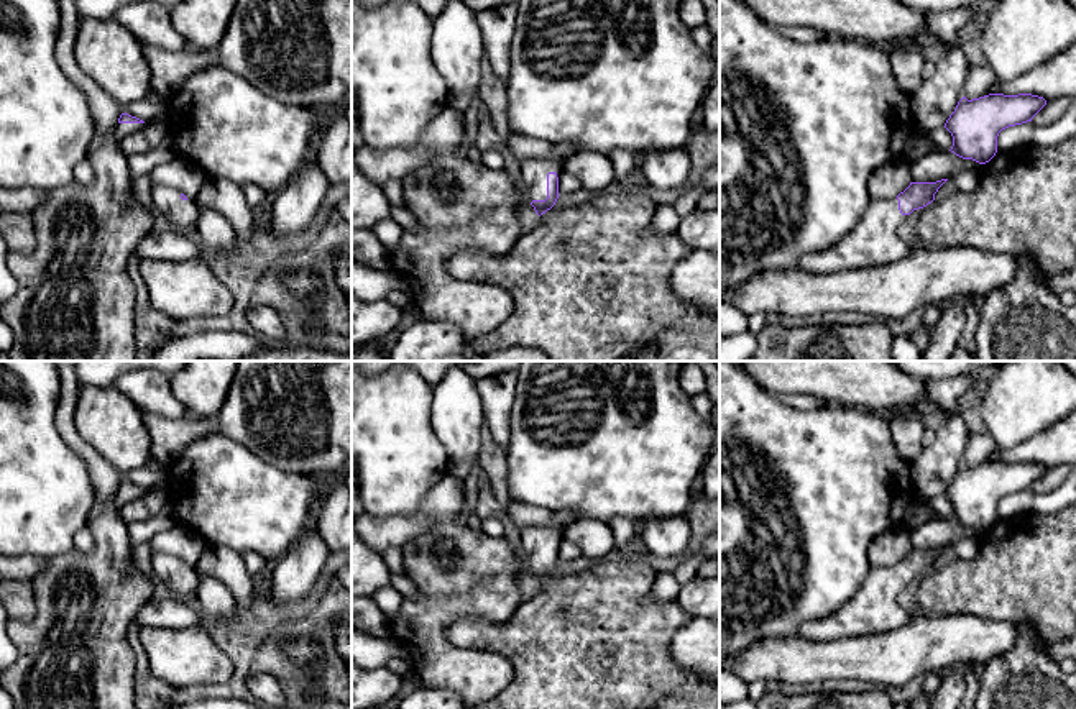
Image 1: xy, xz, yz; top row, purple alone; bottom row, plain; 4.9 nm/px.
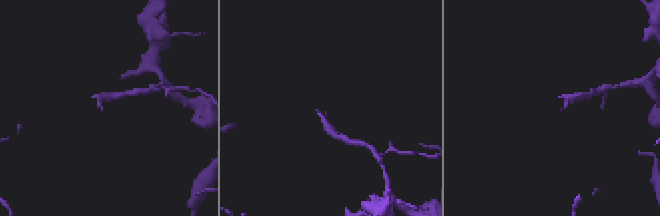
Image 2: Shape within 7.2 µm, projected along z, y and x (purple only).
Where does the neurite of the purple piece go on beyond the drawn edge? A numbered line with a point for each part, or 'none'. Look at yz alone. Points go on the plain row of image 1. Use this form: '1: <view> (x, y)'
1: yz (874, 609)

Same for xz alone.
1: xz (533, 548)

